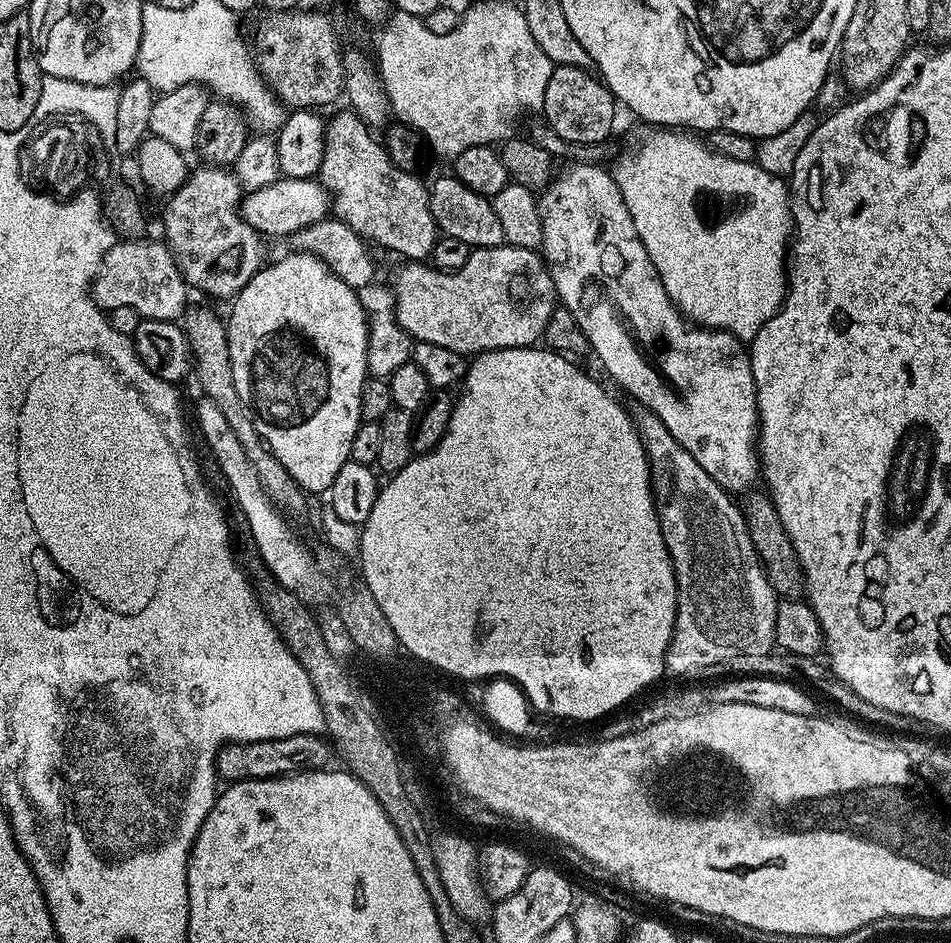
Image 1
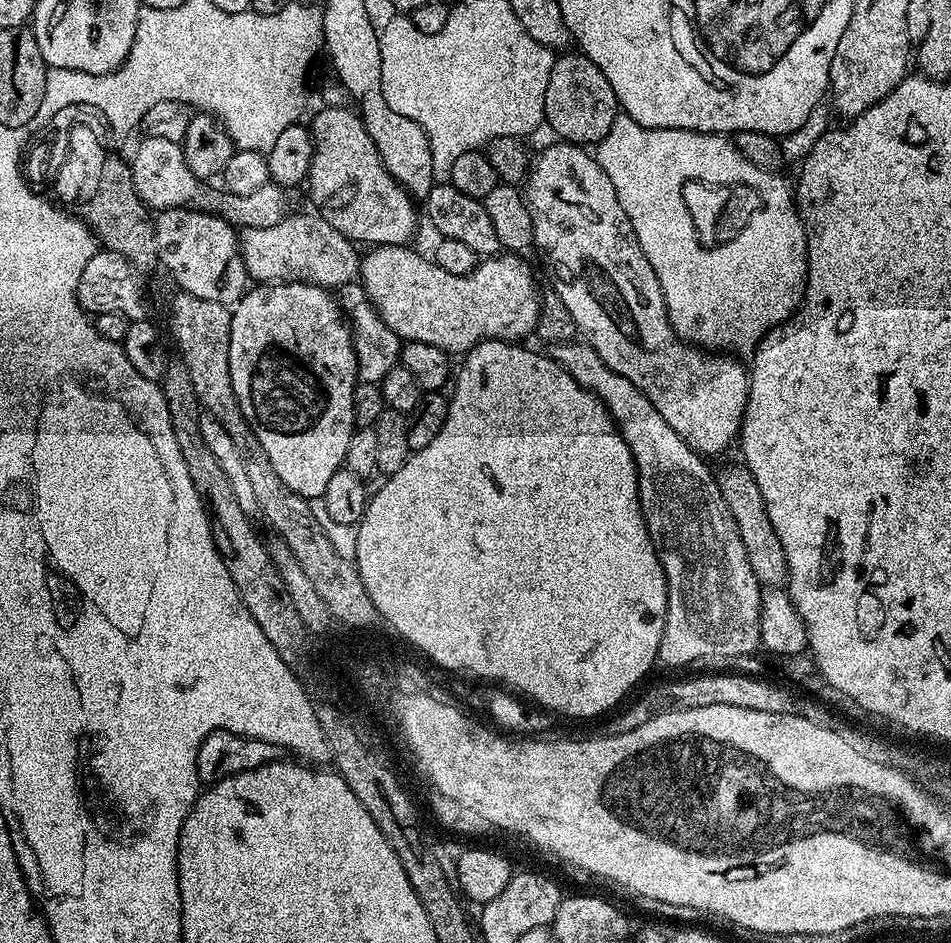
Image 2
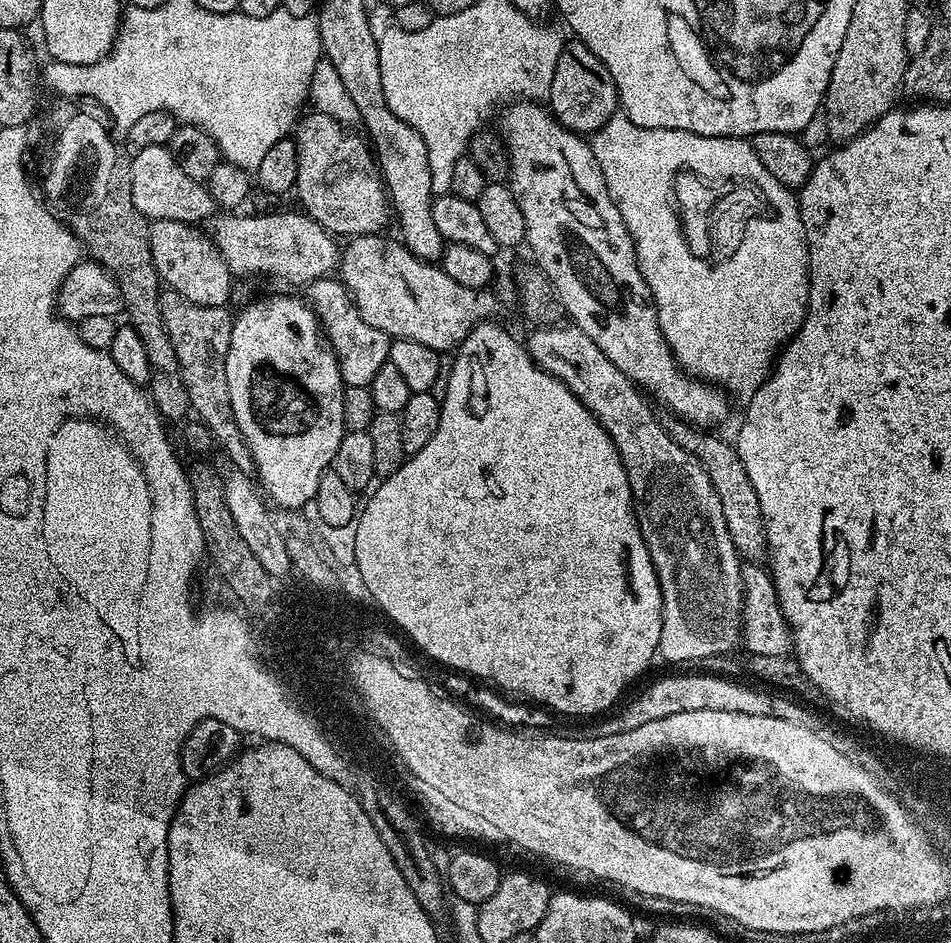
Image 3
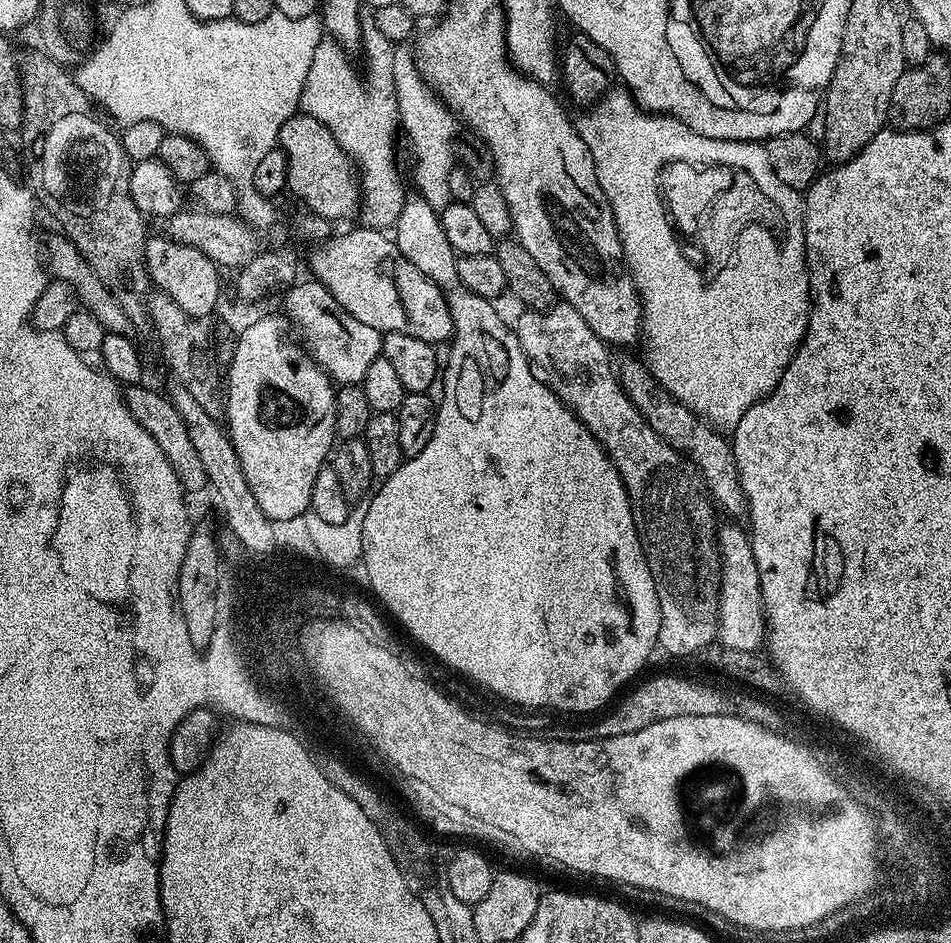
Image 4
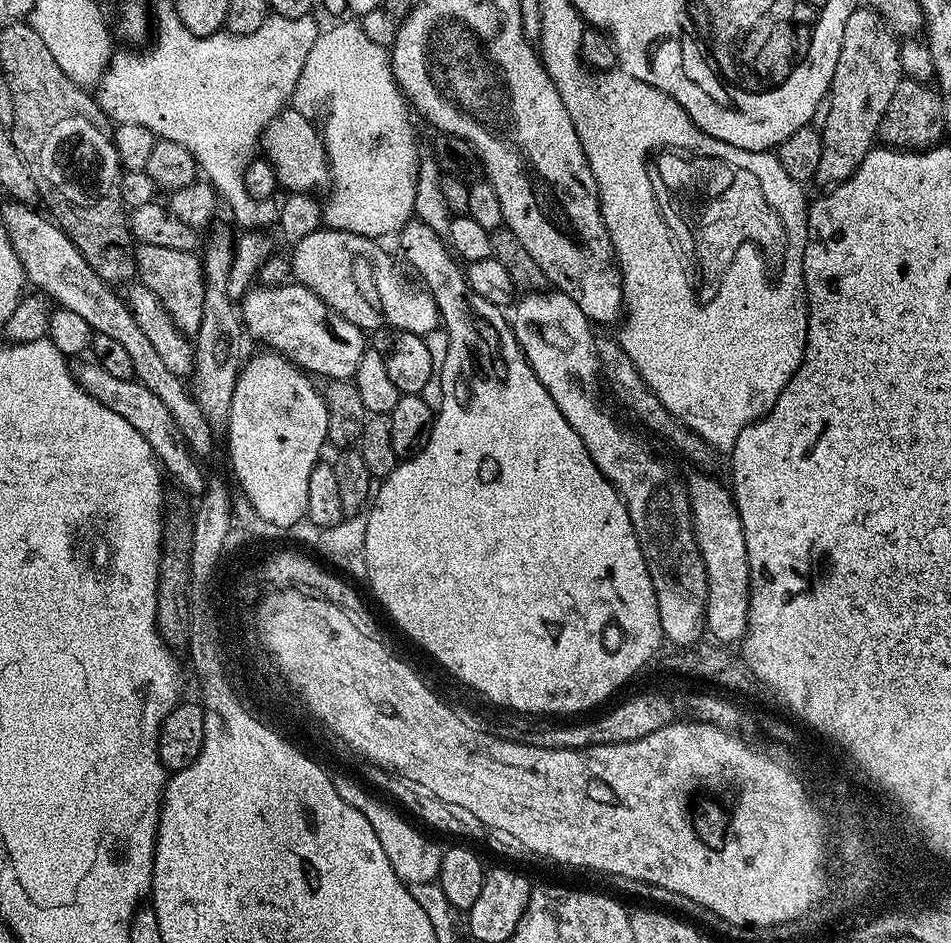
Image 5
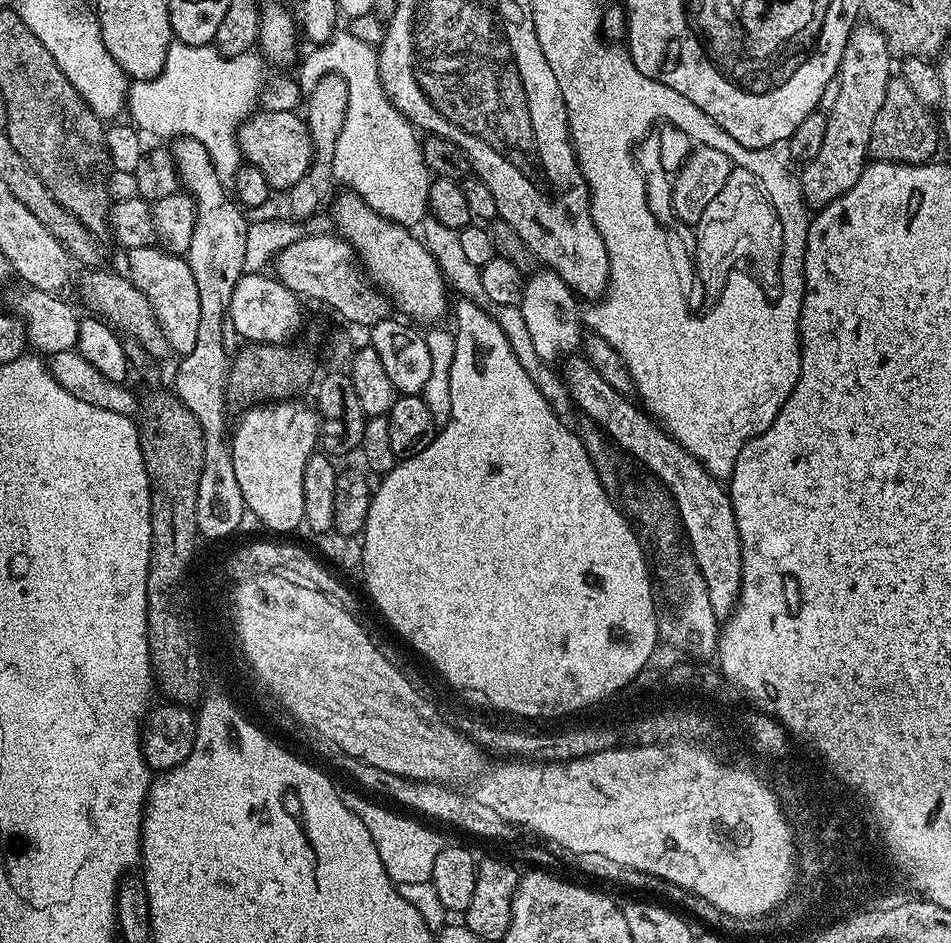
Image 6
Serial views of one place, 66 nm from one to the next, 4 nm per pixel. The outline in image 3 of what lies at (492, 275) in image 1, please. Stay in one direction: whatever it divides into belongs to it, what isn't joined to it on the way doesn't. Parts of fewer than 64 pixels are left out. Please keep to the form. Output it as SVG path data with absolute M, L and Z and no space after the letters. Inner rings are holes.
M380 234L374 236L351 237L351 239L347 241L348 249L346 247L343 249L342 255L338 261L338 279L348 287L348 292L352 295L353 302L358 306L362 318L366 318L366 322L370 322L370 326L378 326L378 330L382 330L385 334L397 340L410 338L414 342L422 342L422 346L430 346L435 352L448 354L459 348L461 342L471 334L473 328L475 328L477 324L495 317L492 315L496 312L496 300L488 293L488 290L458 286L458 282L453 282L453 280L451 280L435 263L419 260L399 239L393 238L393 240L383 240L384 238L385 237Z

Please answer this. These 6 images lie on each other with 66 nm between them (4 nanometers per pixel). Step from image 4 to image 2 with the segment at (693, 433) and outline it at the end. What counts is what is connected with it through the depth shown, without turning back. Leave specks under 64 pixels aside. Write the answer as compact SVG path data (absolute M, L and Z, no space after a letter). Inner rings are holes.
M728 464L721 472L715 473L718 490L722 490L722 498L726 502L726 510L730 510L734 518L734 526L738 526L742 546L746 546L746 558L750 558L750 568L760 585L764 588L784 588L788 582L786 554L782 550L782 542L778 542L778 534L774 534L774 526L770 526L770 514L766 514L762 490L758 490L758 482L754 482L750 470L736 464Z

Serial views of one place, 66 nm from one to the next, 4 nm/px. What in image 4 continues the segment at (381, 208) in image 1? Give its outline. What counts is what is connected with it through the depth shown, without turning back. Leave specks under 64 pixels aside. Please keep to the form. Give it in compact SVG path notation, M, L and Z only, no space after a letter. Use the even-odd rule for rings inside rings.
M303 114L291 116L282 126L278 147L286 154L289 193L293 192L307 211L331 222L348 220L360 211L362 189L348 155L338 146L334 134L318 118Z

